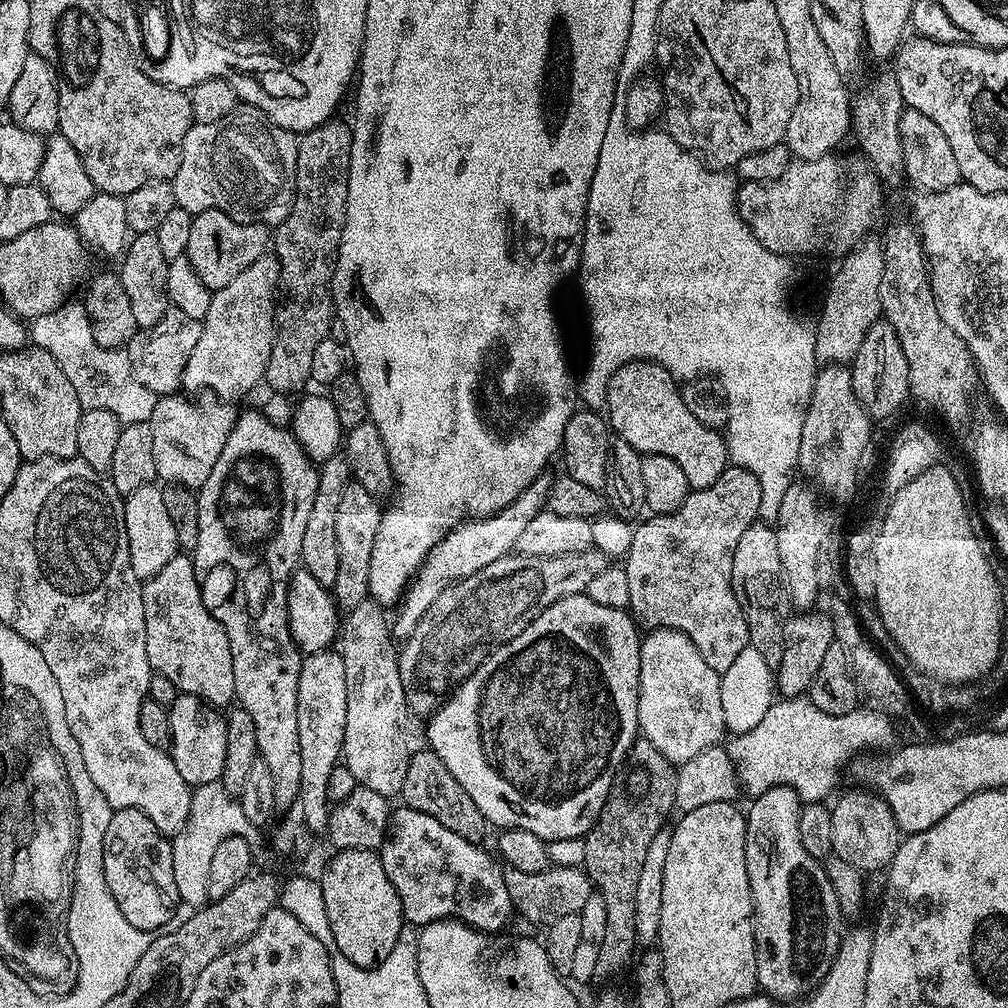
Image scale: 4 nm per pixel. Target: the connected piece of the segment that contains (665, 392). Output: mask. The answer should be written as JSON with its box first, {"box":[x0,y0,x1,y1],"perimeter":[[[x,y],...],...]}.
{"box":[606,360,729,489],"perimeter":[[[629,360],[610,378],[606,419],[611,431],[619,439],[630,442],[637,452],[674,458],[674,462],[682,466],[682,474],[686,474],[689,489],[718,482],[724,469],[729,467],[725,437],[717,429],[702,426],[702,422],[686,410],[676,377],[650,360]]]}

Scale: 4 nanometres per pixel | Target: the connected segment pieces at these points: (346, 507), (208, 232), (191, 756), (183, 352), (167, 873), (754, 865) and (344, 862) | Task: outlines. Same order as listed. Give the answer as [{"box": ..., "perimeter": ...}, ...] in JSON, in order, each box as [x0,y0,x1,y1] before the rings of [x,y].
[{"box":[330,482,382,610],"perimeter":[[[349,482],[346,490],[342,490],[334,522],[334,531],[338,537],[338,578],[334,578],[330,589],[337,609],[347,610],[358,606],[358,602],[369,599],[370,556],[374,554],[382,511],[382,504],[376,500],[379,500],[377,493],[366,490],[366,486],[355,482]]]},{"box":[186,210,270,290],"perimeter":[[[206,210],[193,215],[190,226],[190,240],[186,255],[194,274],[213,290],[225,288],[250,262],[265,255],[270,248],[270,232],[262,224],[243,224],[218,210]]]},{"box":[167,694,226,789],"perimeter":[[[178,694],[167,710],[172,735],[170,755],[174,766],[178,766],[178,774],[182,774],[182,782],[198,789],[203,784],[219,780],[222,766],[226,766],[225,713],[202,698],[183,694]]]},{"box":[126,307,202,397],"perimeter":[[[169,307],[168,312],[162,314],[162,322],[158,322],[158,326],[138,330],[132,341],[126,345],[130,366],[138,382],[142,382],[146,390],[155,392],[157,397],[179,393],[182,388],[186,362],[190,362],[190,353],[194,351],[194,346],[198,346],[198,338],[202,338],[201,321],[182,314],[182,310]]]},{"box":[102,809,180,933],"perimeter":[[[115,809],[110,818],[110,826],[106,826],[102,862],[106,886],[110,886],[110,894],[114,894],[114,902],[118,902],[118,910],[126,914],[126,922],[130,922],[130,926],[143,932],[155,933],[157,930],[163,930],[170,922],[177,905],[180,904],[178,886],[174,886],[174,858],[169,837],[163,836],[158,826],[154,826],[154,822],[150,822],[150,818],[142,814],[142,810]]]},{"box":[744,786,842,1002],"perimeter":[[[774,786],[770,790],[766,790],[766,794],[755,797],[751,803],[752,809],[747,809],[746,812],[746,846],[744,849],[746,850],[746,874],[750,878],[752,914],[756,930],[756,982],[759,991],[763,995],[771,996],[774,1000],[795,1002],[803,1000],[804,997],[810,995],[823,982],[830,970],[830,966],[834,962],[834,958],[838,954],[842,939],[842,931],[840,932],[840,923],[842,923],[840,907],[838,906],[838,898],[834,894],[834,886],[830,886],[830,878],[824,872],[824,864],[814,859],[810,854],[806,854],[806,846],[802,846],[802,834],[798,834],[798,818],[800,817],[802,801],[795,790],[786,786]]]},{"box":[318,848,406,968],"perimeter":[[[346,848],[335,853],[336,857],[329,862],[324,868],[324,873],[319,873],[318,879],[322,886],[322,902],[326,902],[326,918],[330,918],[330,930],[334,934],[334,942],[338,946],[338,950],[342,950],[342,954],[346,958],[350,958],[350,962],[354,962],[358,968],[371,968],[382,963],[390,954],[390,950],[394,950],[394,946],[400,940],[400,931],[406,927],[404,911],[402,910],[402,902],[398,898],[398,894],[394,890],[394,886],[390,882],[390,878],[386,878],[386,870],[382,866],[379,855],[375,851],[366,848]]]}]

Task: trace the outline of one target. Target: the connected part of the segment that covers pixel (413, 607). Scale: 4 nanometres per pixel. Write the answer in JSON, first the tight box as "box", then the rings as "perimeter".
{"box":[390,474,553,638],"perimeter":[[[548,474],[534,478],[534,482],[530,482],[530,486],[526,486],[526,490],[518,494],[518,498],[505,506],[501,512],[462,522],[437,542],[413,576],[412,583],[404,590],[404,595],[395,609],[396,620],[394,616],[394,623],[390,628],[391,635],[396,638],[408,637],[416,629],[418,622],[422,622],[426,610],[434,606],[434,602],[449,586],[470,578],[470,574],[478,574],[478,570],[490,566],[490,562],[498,562],[498,558],[513,555],[518,538],[522,538],[526,525],[547,509],[553,481],[553,477],[548,477]]]}

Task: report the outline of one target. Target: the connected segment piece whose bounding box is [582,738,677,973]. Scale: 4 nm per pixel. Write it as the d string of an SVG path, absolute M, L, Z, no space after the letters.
M637 739L628 751L626 767L613 784L600 817L583 837L586 858L582 867L602 902L606 902L606 934L602 938L602 950L598 950L601 973L622 971L632 951L637 951L634 894L638 894L638 878L642 874L642 862L646 862L646 850L650 850L650 842L665 827L664 819L676 808L676 776L677 769L658 746Z

